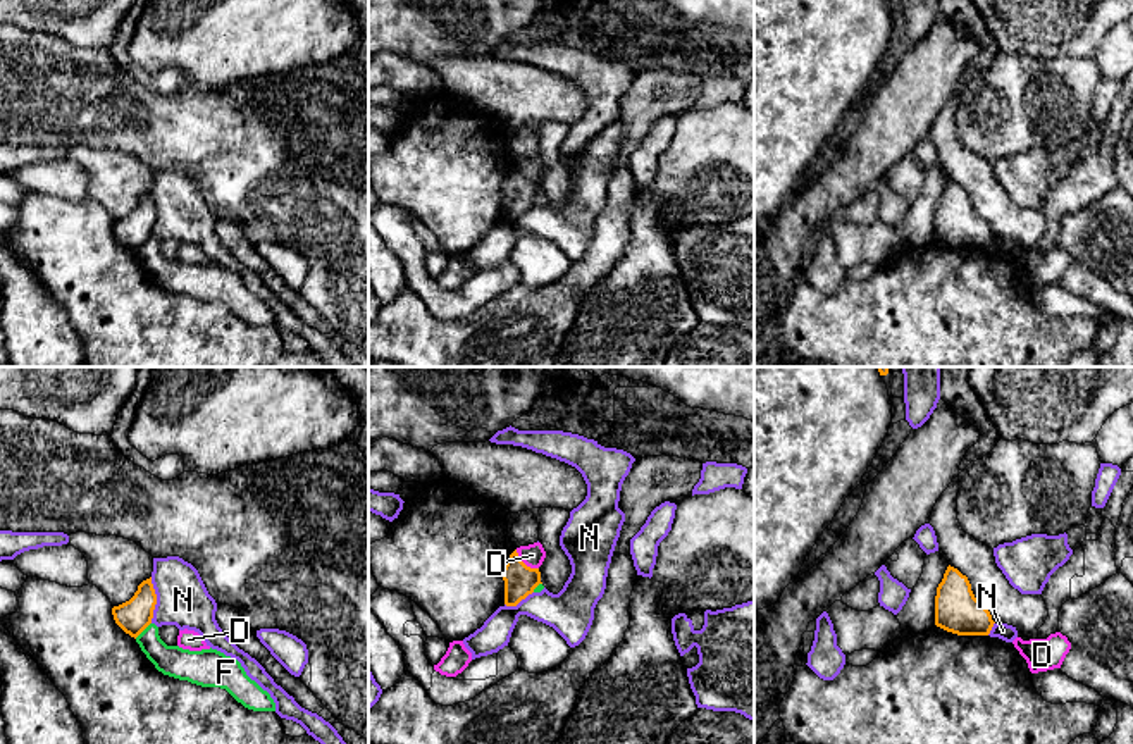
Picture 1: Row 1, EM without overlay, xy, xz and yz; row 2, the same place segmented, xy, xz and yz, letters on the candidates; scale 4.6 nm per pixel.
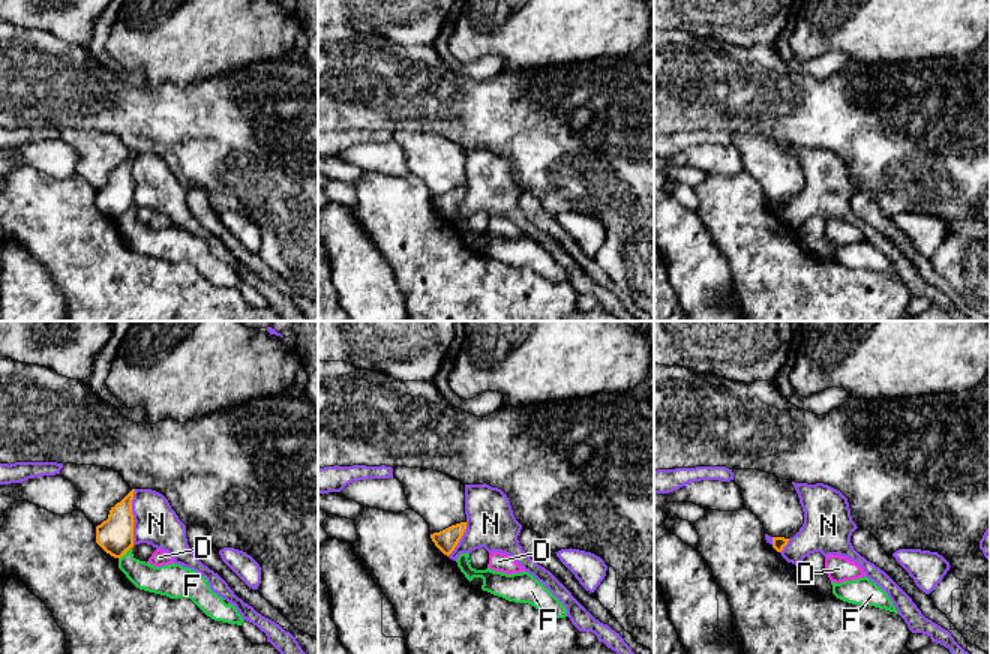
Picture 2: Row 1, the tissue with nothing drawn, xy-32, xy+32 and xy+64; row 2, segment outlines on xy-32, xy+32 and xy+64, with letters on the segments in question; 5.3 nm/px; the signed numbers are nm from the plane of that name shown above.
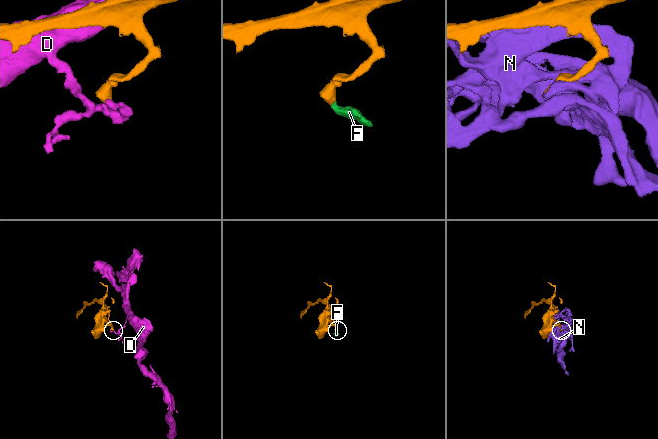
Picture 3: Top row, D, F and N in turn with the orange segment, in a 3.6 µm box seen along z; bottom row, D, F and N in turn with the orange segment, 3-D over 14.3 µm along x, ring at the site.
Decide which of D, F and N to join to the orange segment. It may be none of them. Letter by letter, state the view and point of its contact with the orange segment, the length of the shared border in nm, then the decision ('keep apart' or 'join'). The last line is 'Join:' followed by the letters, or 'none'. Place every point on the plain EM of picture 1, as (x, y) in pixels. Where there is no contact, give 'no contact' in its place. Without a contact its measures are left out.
D: contact xz (524, 178); length 140 nm; keep apart
F: contact xy (142, 245); length 110 nm; keep apart
N: contact xy (155, 214); length 220 nm; keep apart
Join: none

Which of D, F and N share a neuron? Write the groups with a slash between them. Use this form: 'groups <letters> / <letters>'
groups D / F N

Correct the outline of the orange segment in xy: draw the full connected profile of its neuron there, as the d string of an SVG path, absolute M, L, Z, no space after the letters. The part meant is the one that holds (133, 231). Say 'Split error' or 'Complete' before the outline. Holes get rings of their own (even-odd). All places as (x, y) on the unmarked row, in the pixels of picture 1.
Complete. M150 191L138 200L129 215L114 220L112 229L115 238L136 253L152 238L155 219L157 208Z

